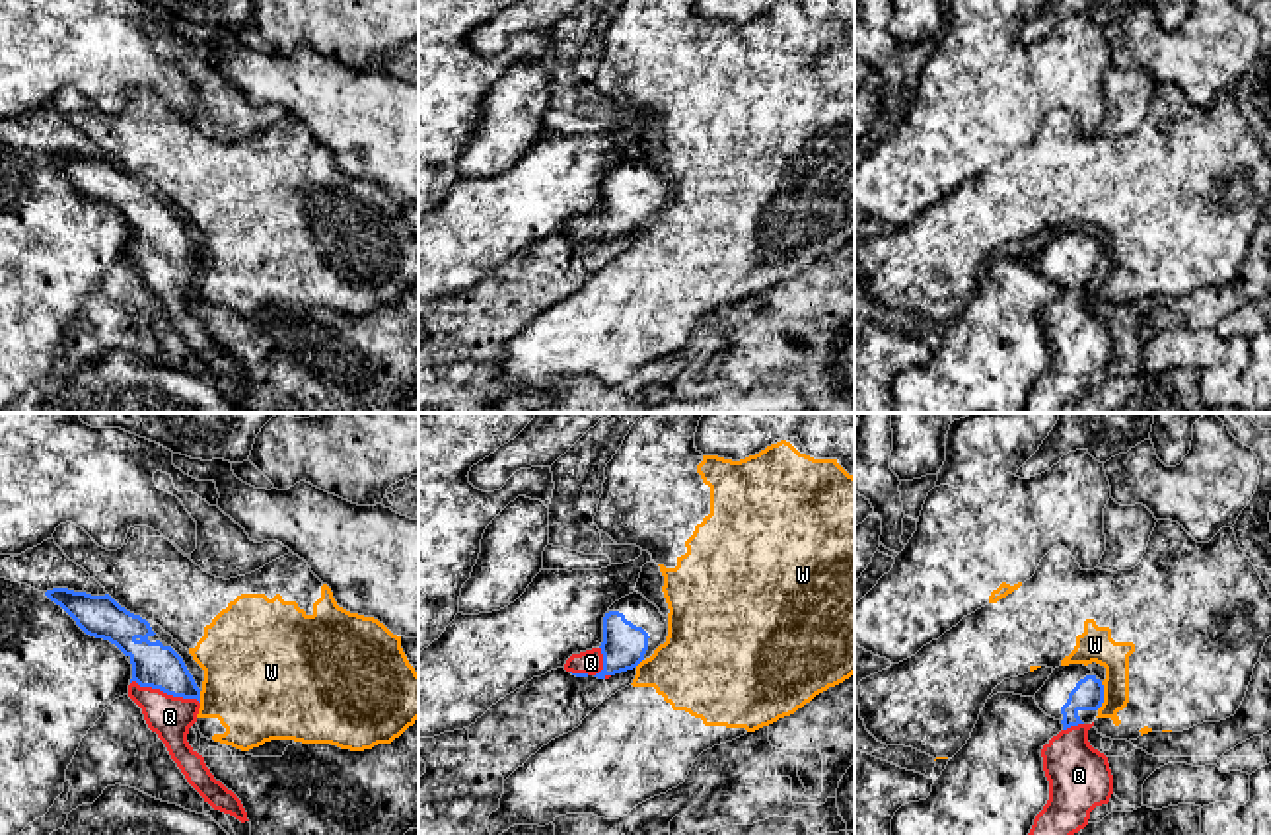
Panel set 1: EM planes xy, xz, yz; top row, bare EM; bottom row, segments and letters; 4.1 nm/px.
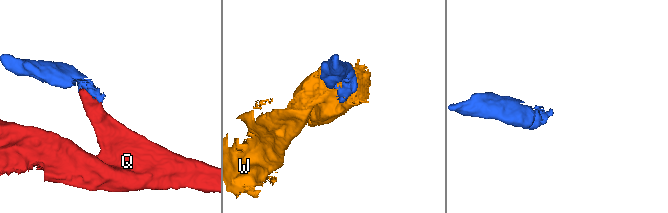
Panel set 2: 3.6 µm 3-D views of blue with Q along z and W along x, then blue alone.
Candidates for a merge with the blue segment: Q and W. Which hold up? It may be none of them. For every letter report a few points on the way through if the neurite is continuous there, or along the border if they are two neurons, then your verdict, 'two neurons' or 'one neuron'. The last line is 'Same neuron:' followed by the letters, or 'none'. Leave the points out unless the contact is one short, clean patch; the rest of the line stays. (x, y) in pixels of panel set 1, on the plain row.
Q: across xy (156, 230), (166, 255), (170, 281) | one neuron
W: along yz (1102, 246), (1102, 267), (1096, 273) | two neurons
Same neuron: Q

